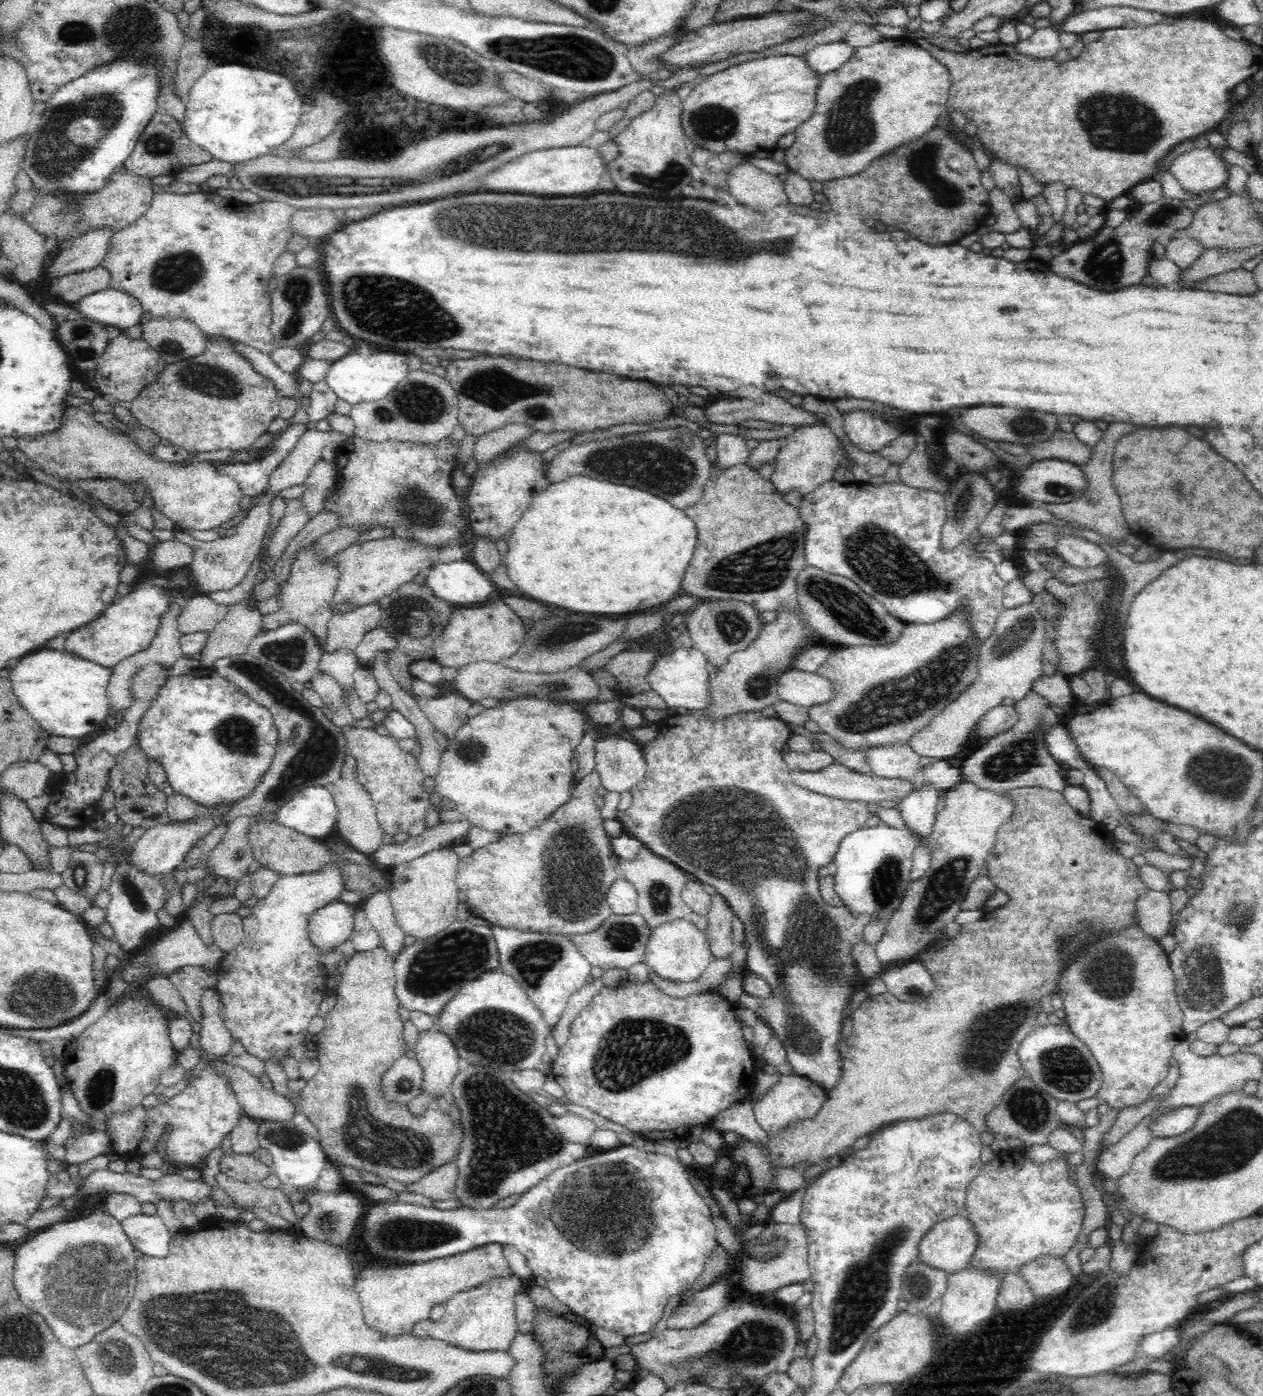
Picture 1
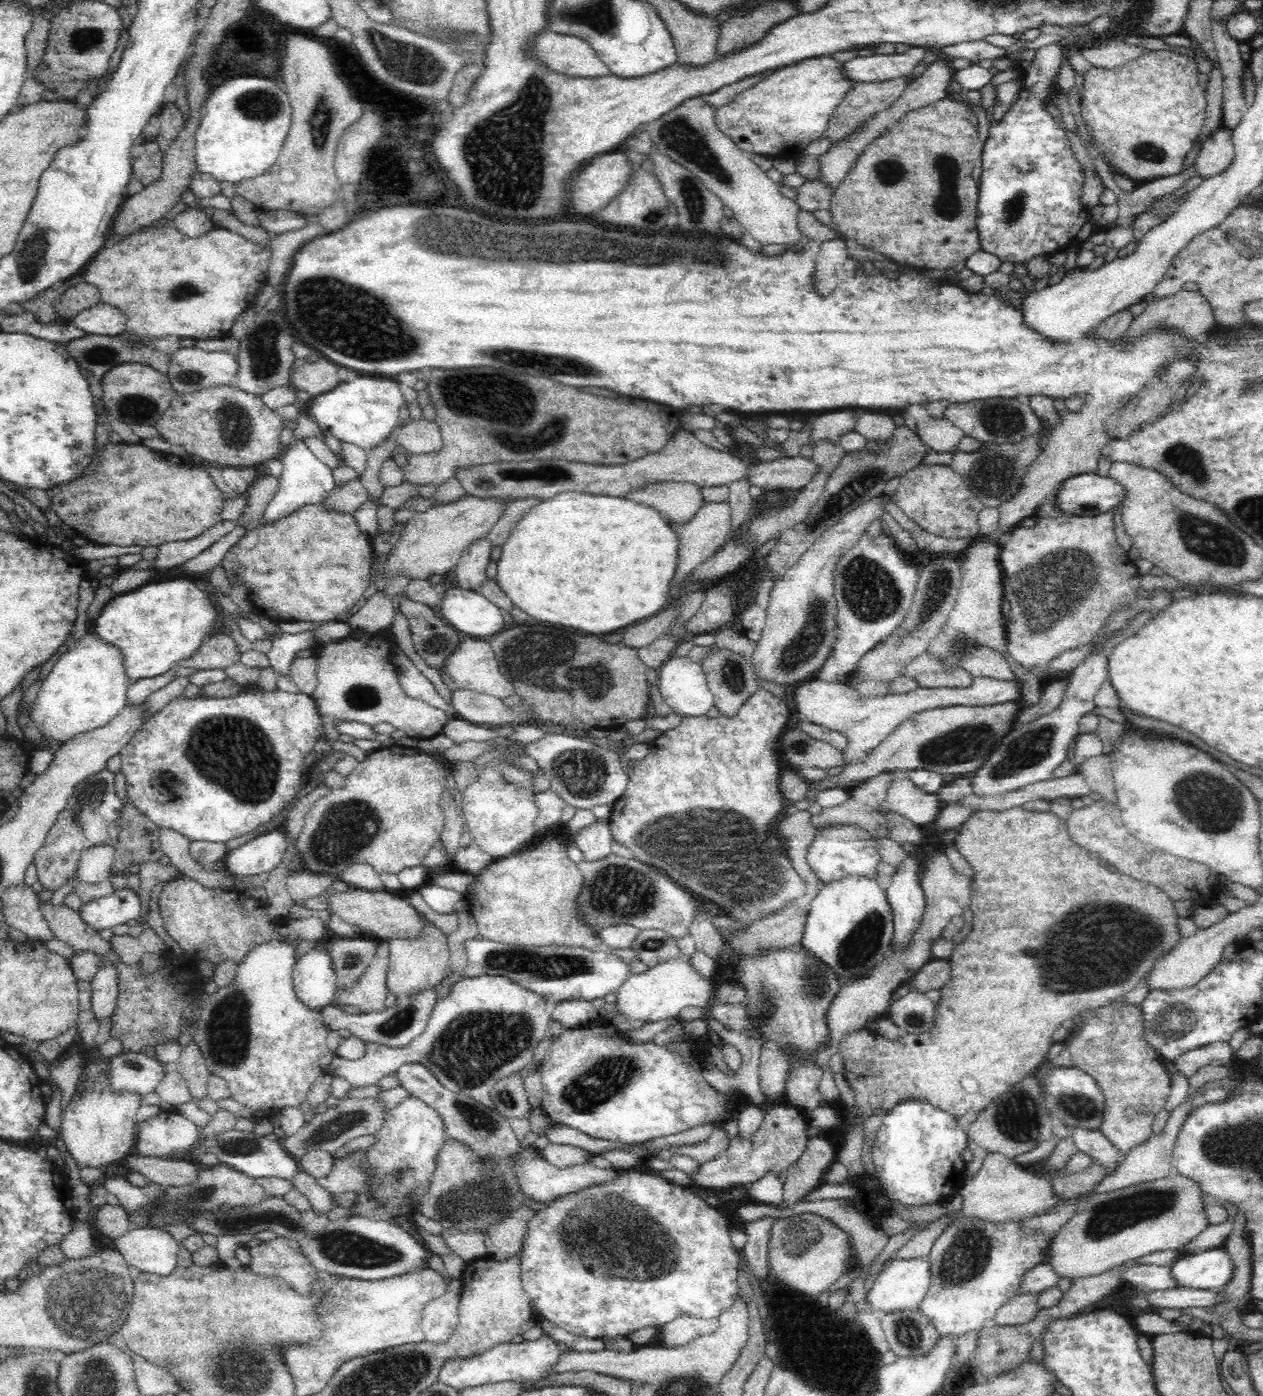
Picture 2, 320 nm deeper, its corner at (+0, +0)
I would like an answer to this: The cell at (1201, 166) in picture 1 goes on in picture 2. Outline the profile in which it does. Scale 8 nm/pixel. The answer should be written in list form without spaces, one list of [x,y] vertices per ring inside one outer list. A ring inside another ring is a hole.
[[[1221,128],[1202,144],[1194,160],[1194,172],[1204,179],[1221,174],[1228,169],[1234,157],[1233,139],[1226,129]]]

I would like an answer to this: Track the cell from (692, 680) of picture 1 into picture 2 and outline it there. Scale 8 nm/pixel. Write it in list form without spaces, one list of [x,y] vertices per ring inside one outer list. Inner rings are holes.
[[[673,656],[658,668],[659,691],[672,711],[684,716],[706,714],[714,705],[700,661]]]

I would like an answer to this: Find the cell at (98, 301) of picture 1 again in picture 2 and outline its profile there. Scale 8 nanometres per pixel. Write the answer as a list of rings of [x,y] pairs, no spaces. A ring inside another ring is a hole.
[[[96,303],[81,310],[72,320],[88,334],[116,336],[126,331],[126,315],[118,307],[108,303]]]

